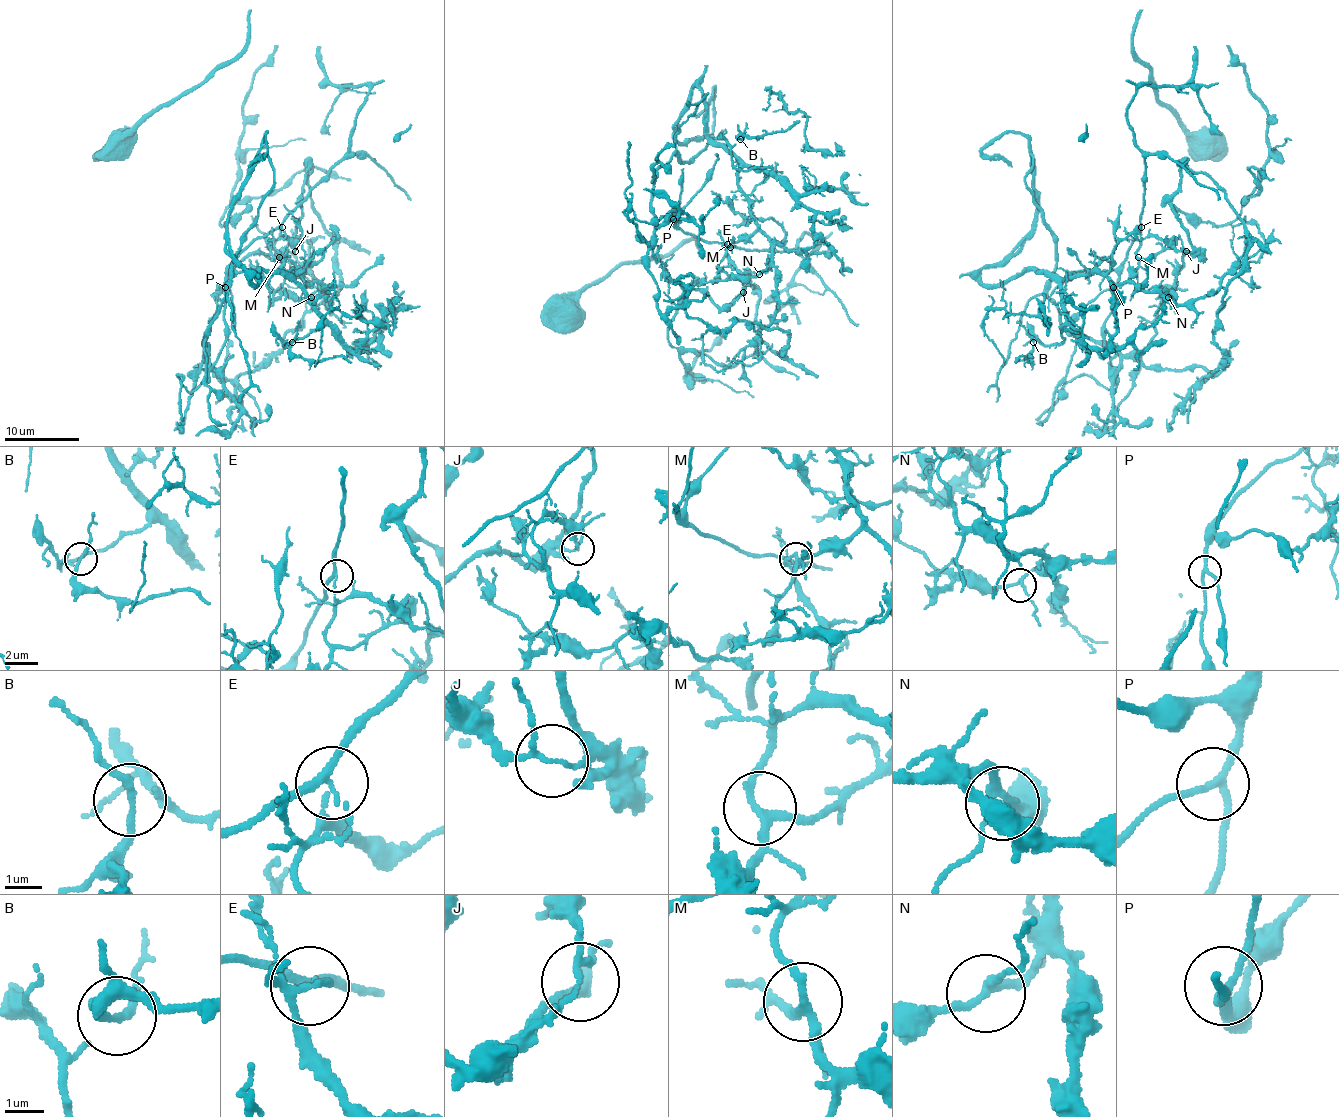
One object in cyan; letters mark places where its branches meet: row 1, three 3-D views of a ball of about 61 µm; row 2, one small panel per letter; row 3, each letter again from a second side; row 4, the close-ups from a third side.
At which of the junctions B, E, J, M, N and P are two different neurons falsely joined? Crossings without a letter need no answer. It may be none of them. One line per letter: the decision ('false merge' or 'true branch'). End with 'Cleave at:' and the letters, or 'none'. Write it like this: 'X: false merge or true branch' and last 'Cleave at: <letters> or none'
B: true branch
E: false merge
J: false merge
M: true branch
N: true branch
P: true branch
Cleave at: E, J

